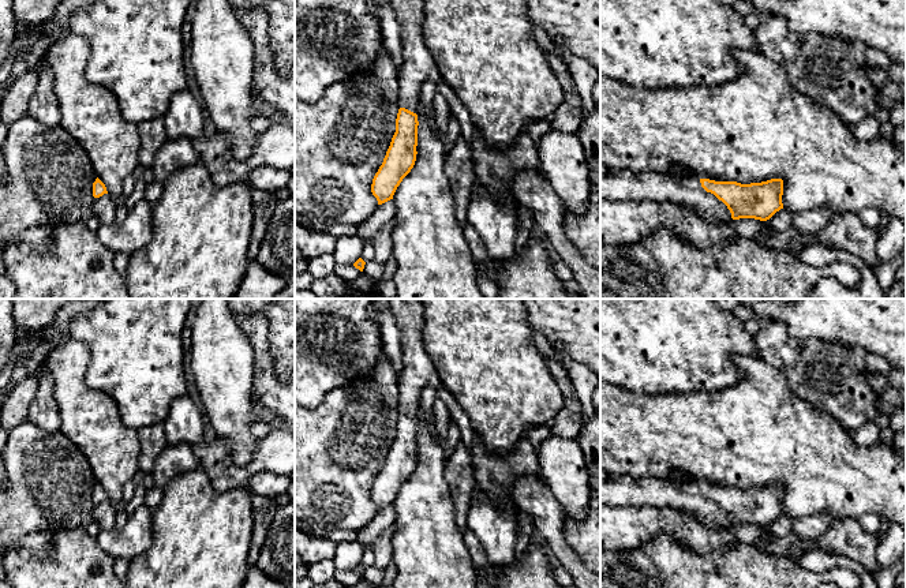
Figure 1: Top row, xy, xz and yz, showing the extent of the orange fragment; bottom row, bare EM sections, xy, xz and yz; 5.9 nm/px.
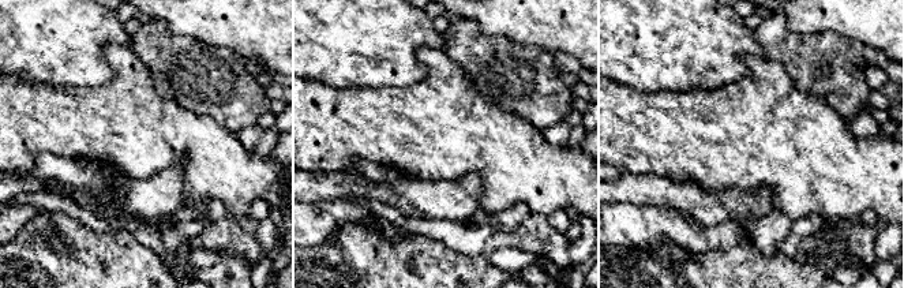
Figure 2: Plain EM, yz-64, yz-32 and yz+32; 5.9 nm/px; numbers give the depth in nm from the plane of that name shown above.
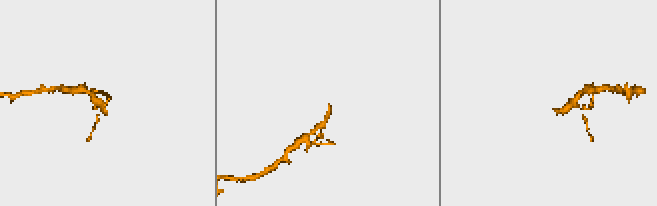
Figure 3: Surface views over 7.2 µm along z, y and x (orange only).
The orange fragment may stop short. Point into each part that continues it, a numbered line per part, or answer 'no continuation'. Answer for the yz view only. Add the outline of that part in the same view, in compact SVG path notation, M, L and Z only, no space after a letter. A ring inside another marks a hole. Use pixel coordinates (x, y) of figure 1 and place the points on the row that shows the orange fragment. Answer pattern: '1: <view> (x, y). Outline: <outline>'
1: yz (621, 186). Outline: M629 169L600 175L600 202L673 203L693 209L710 224L731 220L727 206L714 194L707 192L699 177L675 177L659 172L632 172Z

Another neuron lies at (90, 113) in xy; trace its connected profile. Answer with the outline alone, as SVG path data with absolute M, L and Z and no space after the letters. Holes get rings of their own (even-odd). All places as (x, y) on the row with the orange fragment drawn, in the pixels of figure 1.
M68 31L55 40L40 64L45 63L53 74L55 94L61 109L60 126L82 145L97 177L105 184L108 194L116 199L123 195L124 180L139 165L141 136L138 126L124 119L113 91L86 79L89 57L89 41Z

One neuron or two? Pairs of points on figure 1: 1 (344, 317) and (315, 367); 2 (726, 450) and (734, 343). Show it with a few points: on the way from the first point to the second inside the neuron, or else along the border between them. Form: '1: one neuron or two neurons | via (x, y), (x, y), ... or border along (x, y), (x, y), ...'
1: one neuron | via (341, 329), (340, 336), (321, 355)
2: two neurons | border along (757, 358), (737, 355), (741, 377), (721, 389)

